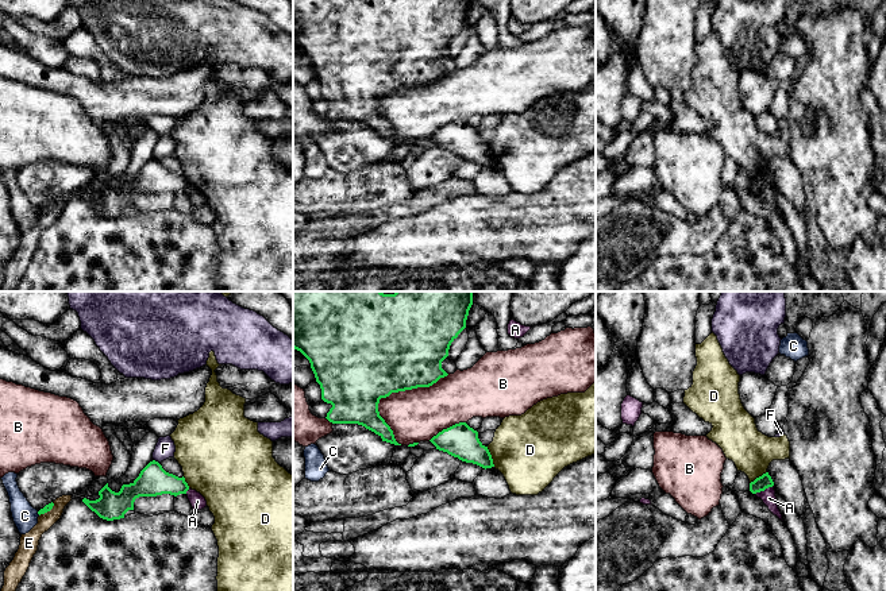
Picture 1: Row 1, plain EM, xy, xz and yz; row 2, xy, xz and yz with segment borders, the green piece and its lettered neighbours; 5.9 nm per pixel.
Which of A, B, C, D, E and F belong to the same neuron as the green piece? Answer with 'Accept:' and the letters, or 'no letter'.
Accept: no letter

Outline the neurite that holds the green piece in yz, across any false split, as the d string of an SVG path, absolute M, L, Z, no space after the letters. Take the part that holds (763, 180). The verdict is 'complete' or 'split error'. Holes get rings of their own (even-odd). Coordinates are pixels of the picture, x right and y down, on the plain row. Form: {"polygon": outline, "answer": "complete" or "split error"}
{"polygon": "M768 170L763 171L762 174L756 175L754 179L750 181L750 189L752 192L764 189L768 185L773 185L774 179Z", "answer": "complete"}

